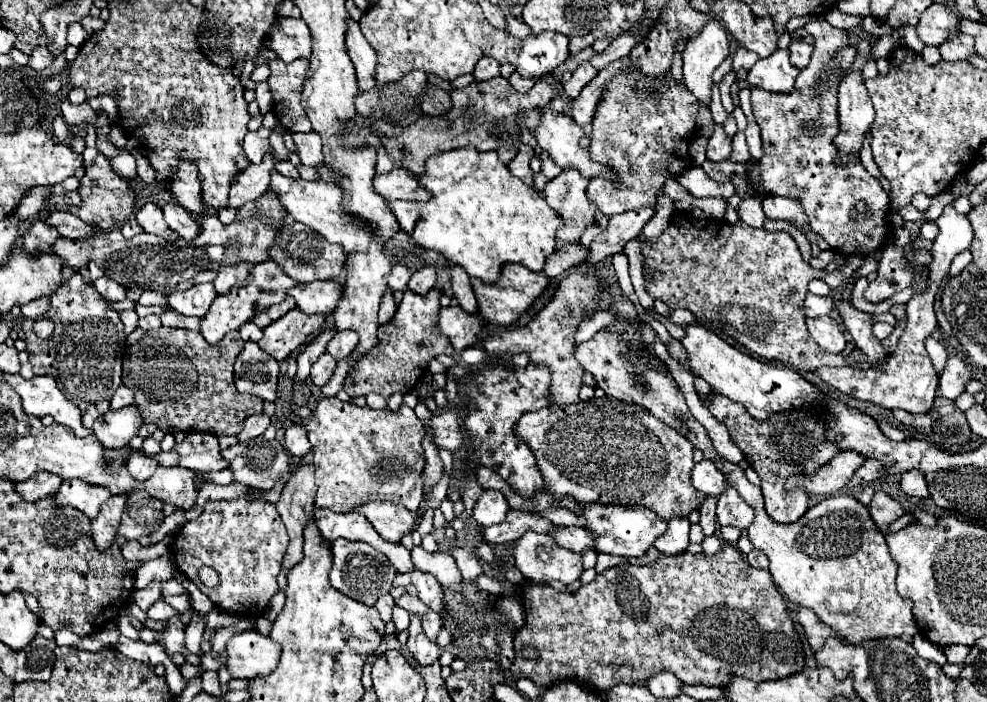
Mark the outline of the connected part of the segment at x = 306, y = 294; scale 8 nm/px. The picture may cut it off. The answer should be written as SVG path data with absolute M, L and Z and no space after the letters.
M311 281L295 285L287 293L295 299L297 309L301 309L305 315L327 315L341 299L341 287L337 281Z

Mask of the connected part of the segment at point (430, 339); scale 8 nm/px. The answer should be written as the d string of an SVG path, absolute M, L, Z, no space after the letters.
M409 289L403 293L403 301L397 313L393 315L393 319L379 327L379 333L377 333L379 343L375 351L371 349L365 357L361 357L359 363L353 367L349 379L345 381L343 389L347 391L349 397L367 395L375 391L385 399L389 399L393 393L409 393L425 375L427 363L433 357L437 357L439 353L445 353L445 355L455 353L449 337L443 335L437 327L439 309L441 309L439 297L441 297L439 289L431 289L425 295L411 293Z

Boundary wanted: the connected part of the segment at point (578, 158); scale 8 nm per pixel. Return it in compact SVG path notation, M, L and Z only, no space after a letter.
M549 105L539 109L541 113L541 123L533 131L537 143L541 149L549 151L553 161L557 165L565 167L575 167L581 171L583 177L609 177L617 181L617 175L611 169L605 169L603 165L597 165L591 161L589 151L579 145L579 139L585 135L579 125L567 117L565 113L555 113Z

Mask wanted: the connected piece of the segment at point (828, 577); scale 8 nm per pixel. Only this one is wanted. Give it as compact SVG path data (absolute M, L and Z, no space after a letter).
M721 455L713 463L755 511L747 537L755 549L767 555L775 585L791 603L813 609L823 623L831 625L853 645L883 637L913 637L917 633L911 601L901 599L895 589L897 563L889 555L885 535L873 525L871 513L861 501L841 493L811 507L801 521L791 525L773 523L763 507L761 489L747 481L745 471Z

